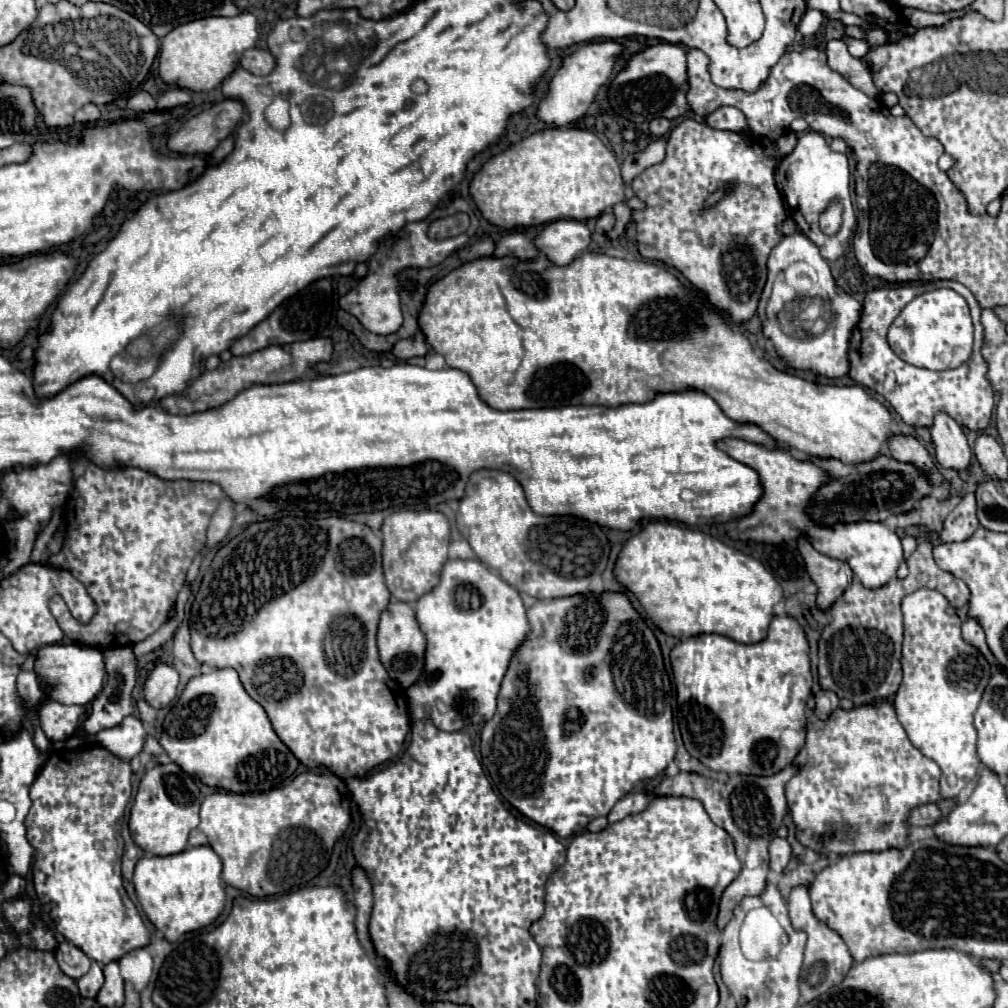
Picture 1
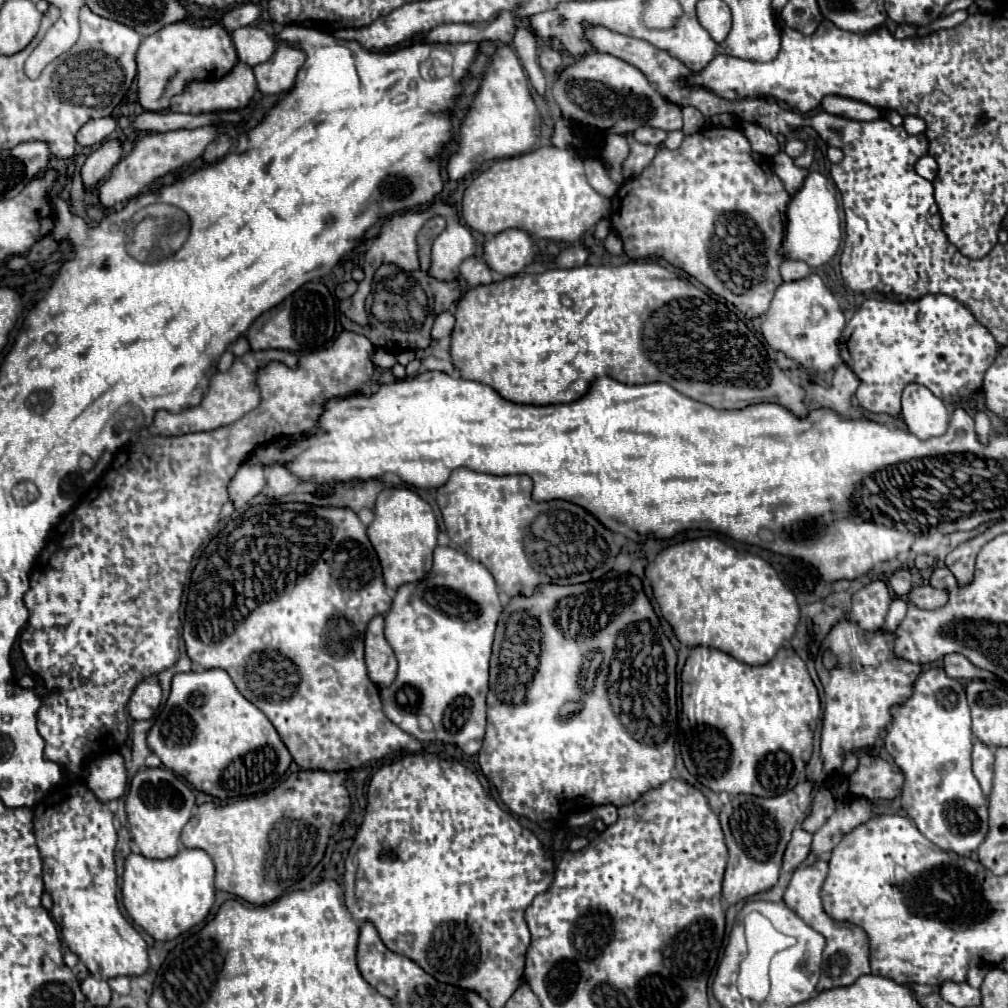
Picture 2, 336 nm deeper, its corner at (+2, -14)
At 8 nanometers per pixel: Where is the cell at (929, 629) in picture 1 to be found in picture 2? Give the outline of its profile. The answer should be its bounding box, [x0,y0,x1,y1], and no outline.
[886,667,988,857]

